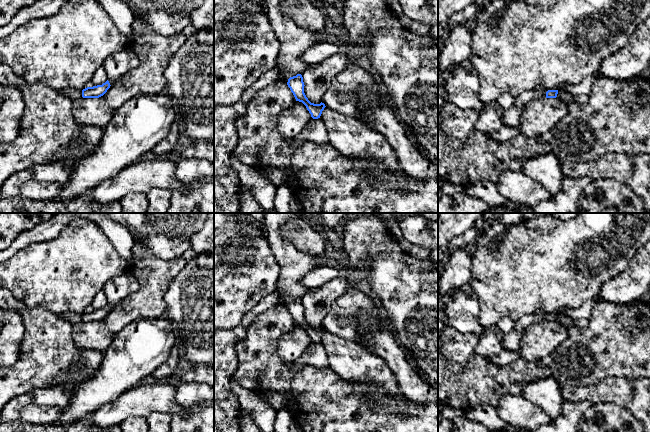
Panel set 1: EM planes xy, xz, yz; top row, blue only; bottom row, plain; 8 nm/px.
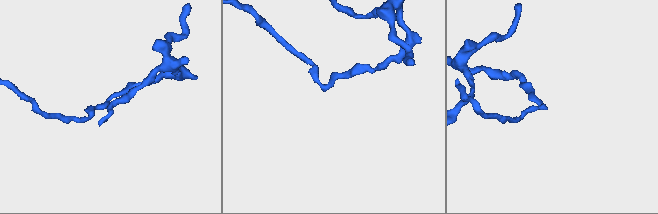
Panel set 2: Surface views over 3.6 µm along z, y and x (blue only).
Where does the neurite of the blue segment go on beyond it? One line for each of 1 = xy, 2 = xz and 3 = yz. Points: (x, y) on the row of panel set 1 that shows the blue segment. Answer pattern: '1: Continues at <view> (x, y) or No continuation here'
1: No continuation here
2: No continuation here
3: No continuation here

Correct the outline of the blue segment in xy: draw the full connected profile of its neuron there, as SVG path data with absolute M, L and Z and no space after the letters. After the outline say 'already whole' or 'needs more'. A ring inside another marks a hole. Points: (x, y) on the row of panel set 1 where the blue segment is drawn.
M107 80L102 85L97 85L93 87L87 87L82 90L82 97L83 98L99 98L103 96L107 90L110 88L110 83Z; already whole

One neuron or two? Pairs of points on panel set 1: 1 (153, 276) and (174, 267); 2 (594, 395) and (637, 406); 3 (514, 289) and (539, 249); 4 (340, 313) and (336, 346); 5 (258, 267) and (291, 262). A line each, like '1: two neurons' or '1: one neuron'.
1: one neuron
2: one neuron
3: one neuron
4: two neurons
5: two neurons

